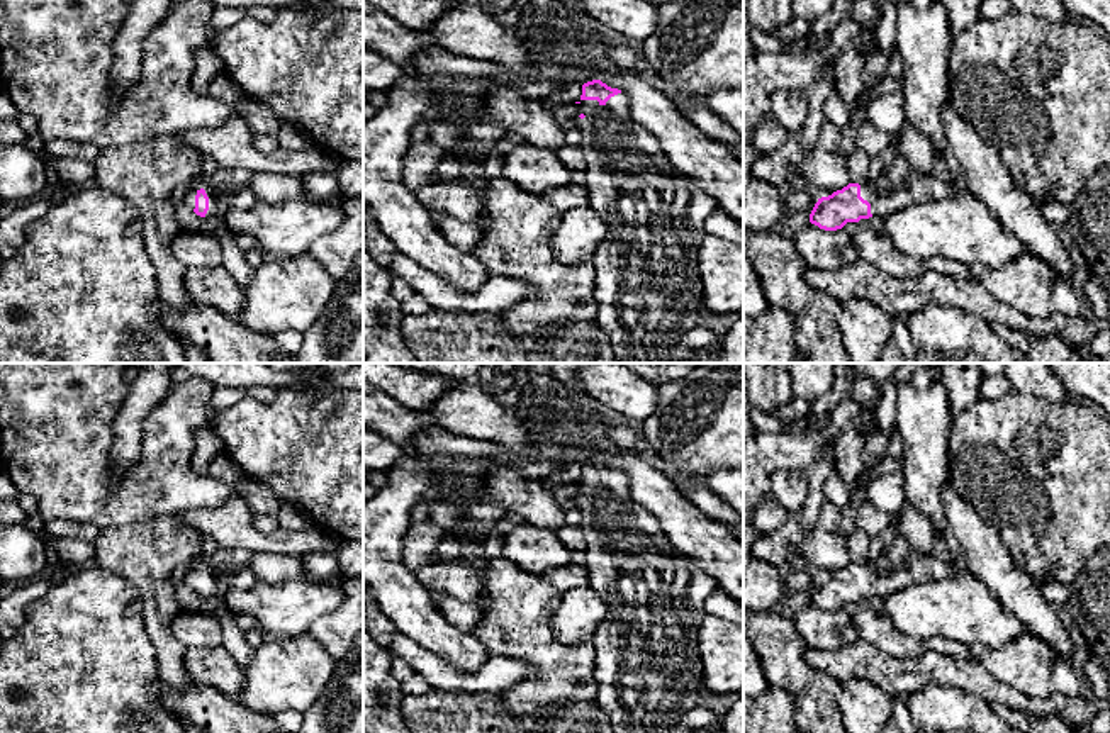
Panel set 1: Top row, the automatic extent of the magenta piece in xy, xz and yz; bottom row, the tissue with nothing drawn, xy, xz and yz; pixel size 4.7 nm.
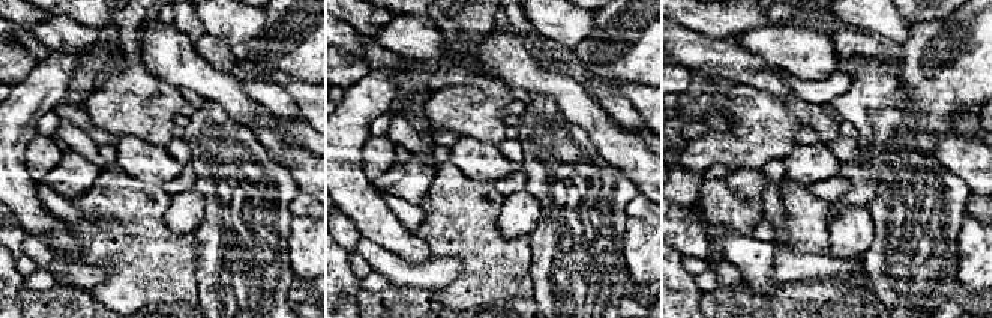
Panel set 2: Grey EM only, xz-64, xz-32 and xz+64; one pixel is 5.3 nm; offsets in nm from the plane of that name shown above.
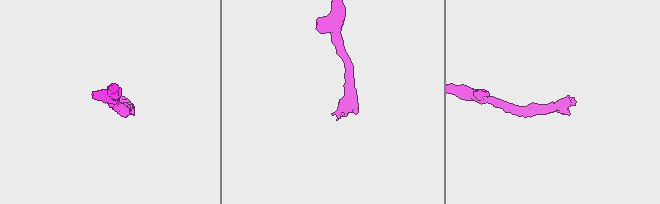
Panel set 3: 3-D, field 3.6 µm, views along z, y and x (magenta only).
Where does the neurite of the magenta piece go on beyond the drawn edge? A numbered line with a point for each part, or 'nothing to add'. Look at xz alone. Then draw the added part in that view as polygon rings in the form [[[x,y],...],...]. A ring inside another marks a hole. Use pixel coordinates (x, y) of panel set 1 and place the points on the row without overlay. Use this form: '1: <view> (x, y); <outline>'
1: xz (647, 665); [[[625,473],[604,485],[597,480],[580,484],[582,492],[567,504],[582,512],[589,585],[606,604],[604,619],[592,638],[597,704],[614,733],[699,733],[684,719],[701,706],[699,629],[716,580],[696,560],[682,557],[659,521],[631,499]]]

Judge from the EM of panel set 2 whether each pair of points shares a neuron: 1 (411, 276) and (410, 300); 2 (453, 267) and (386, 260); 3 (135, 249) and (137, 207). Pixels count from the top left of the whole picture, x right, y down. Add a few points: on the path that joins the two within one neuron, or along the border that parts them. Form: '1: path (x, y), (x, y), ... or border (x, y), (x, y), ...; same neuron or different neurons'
1: border (390, 282), (399, 287), (434, 290); different neurons
2: path (437, 273), (402, 273); same neuron
3: path (135, 239), (138, 236), (137, 218); same neuron

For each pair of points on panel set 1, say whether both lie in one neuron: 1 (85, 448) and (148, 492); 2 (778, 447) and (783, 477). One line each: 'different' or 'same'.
1: same
2: different

